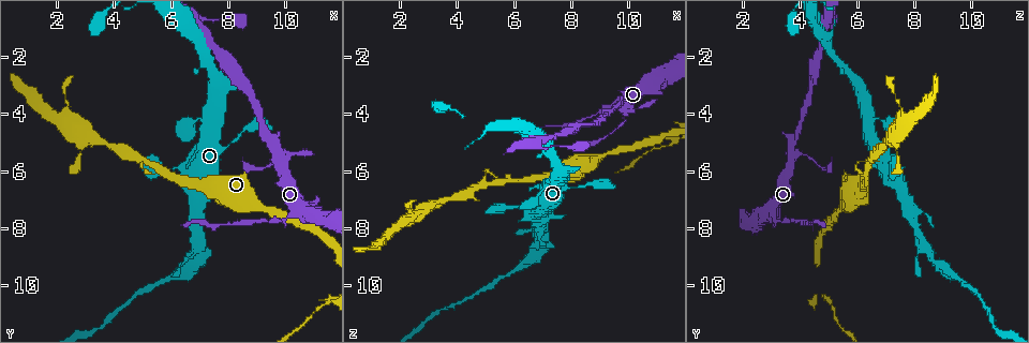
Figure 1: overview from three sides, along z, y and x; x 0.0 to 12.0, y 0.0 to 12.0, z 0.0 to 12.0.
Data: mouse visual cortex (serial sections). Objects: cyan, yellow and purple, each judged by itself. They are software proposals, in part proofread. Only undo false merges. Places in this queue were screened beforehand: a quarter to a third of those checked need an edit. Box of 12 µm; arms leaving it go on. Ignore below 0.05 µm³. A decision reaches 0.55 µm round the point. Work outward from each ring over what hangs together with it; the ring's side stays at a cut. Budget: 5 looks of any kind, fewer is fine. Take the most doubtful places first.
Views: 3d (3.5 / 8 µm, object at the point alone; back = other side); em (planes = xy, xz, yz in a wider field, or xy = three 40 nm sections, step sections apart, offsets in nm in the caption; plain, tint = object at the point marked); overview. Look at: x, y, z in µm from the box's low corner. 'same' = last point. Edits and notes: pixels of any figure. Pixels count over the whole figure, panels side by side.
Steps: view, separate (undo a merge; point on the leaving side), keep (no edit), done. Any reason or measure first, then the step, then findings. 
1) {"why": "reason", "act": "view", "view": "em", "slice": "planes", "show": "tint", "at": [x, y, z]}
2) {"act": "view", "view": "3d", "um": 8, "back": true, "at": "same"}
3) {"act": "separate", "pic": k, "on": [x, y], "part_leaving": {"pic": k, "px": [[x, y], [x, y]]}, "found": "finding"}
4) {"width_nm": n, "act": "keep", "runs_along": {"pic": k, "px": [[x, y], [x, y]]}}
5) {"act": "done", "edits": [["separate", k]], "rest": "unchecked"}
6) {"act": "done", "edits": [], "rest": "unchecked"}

{"why": "calibre changes", "act": "view", "view": "3d", "um": 8, "at": [9.8, 7.8, 3.2]}

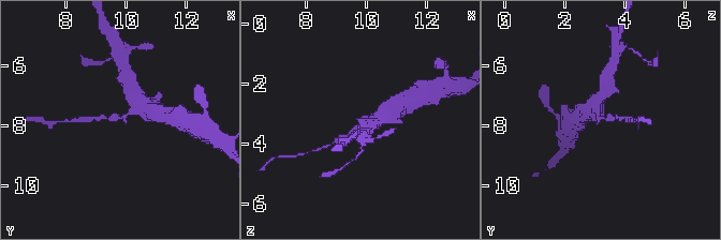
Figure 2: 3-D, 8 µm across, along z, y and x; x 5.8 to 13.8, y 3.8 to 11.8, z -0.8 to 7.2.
{"arm_widths_nm": [150, 400], "why": "now the EM", "act": "view", "view": "em", "slice": "xy", "step": 2, "show": "tint", "at": [9.9, 7.8, 3.3]}

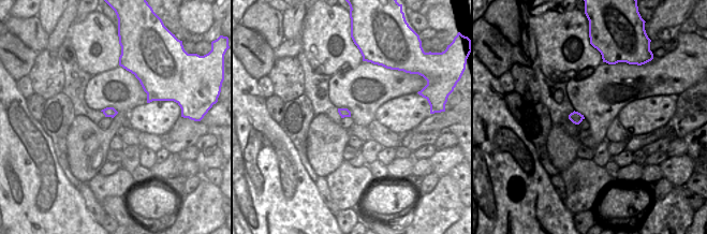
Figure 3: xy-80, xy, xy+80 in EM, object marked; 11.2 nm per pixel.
{"width_nm": 100, "act": "separate", "pic": 2, "on": [113, 118], "part_leaving": {"pic": 2, "px": [[129, 114], [120, 118], [94, 118]]}, "found": "a second cell is stuck on"}

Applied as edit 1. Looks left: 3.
{"why": "redraw", "act": "view", "view": "overview"}

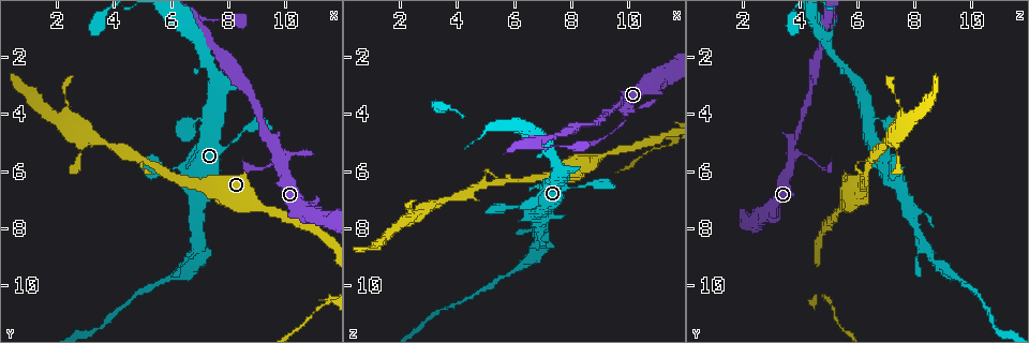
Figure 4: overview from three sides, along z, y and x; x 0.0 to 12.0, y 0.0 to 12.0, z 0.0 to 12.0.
{"why": "narrows sharply", "act": "view", "view": "3d", "um": 3.5, "at": [6.9, 9.1, 8.9]}

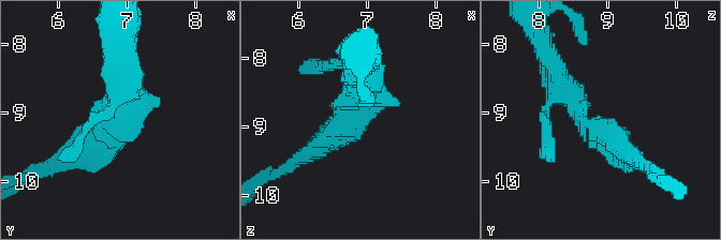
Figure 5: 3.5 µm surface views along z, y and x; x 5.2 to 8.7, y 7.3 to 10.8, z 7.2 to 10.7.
{"arm_widths_nm": [350, 400], "why": "need the tissue", "act": "view", "view": "em", "slice": "xy", "step": 3, "show": "tint", "at": [6.90, 9.10, 8.85]}

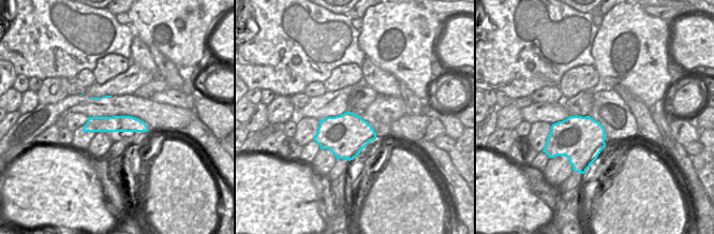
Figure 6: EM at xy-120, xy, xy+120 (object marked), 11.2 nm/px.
{"width_nm": 480, "act": "separate", "pic": 5, "on": [334, 143], "part_leaving": {"pic": 5, "px": [[359, 108], [353, 120], [290, 163]]}, "found": "a second cell is stuck on"}

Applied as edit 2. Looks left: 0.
{"act": "done", "edits": [["separate", 2], ["separate", 5]], "rest": "unchecked"}

